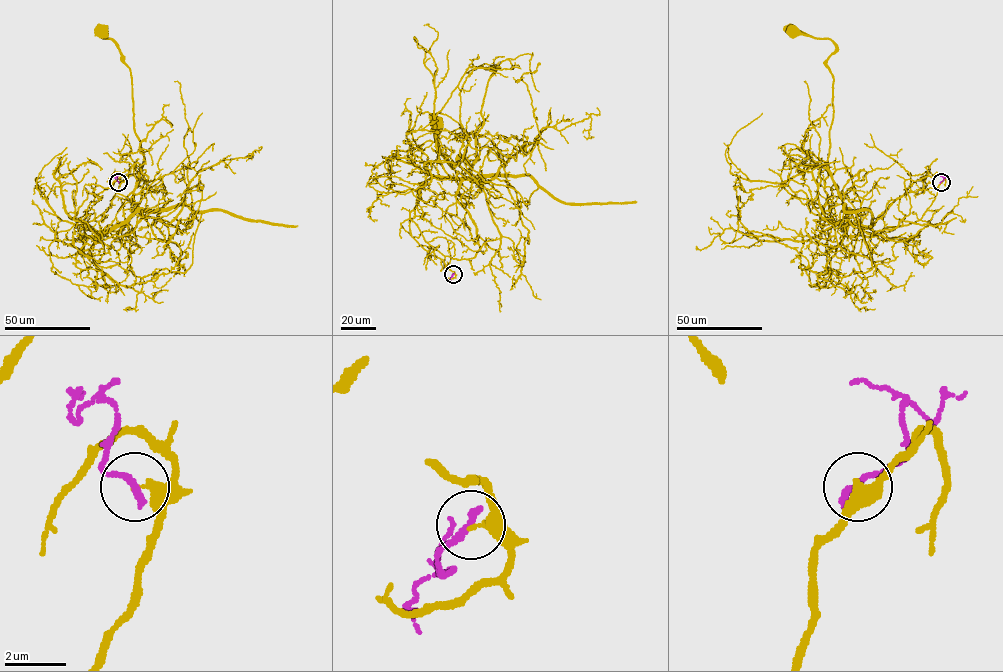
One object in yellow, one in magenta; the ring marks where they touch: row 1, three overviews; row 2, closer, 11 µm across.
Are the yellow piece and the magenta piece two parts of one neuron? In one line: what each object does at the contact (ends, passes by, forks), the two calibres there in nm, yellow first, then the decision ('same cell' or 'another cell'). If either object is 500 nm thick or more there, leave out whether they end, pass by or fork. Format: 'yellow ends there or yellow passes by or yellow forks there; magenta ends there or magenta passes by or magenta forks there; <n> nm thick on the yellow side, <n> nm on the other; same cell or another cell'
yellow ends there; magenta ends there; 340 nm thick on the yellow side, 300 nm on the other; another cell

